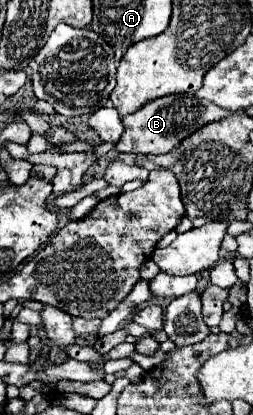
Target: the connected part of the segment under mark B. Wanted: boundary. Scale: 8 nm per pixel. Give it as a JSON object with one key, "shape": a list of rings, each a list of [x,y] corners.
{"shape":[[[169,94],[143,104],[137,112],[131,112],[121,118],[125,132],[121,140],[115,144],[119,152],[135,152],[135,154],[165,154],[175,148],[185,136],[195,132],[207,122],[221,120],[229,112],[209,104],[209,100],[201,100],[195,94]]]}

